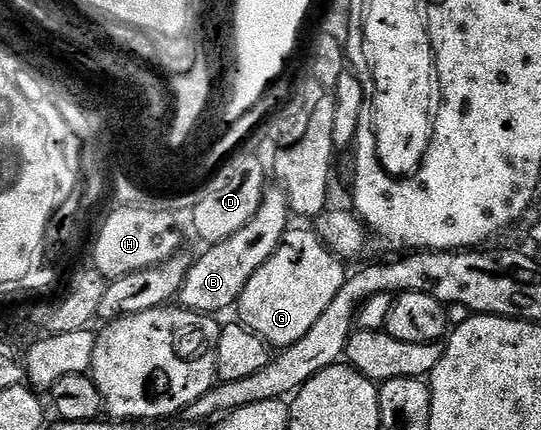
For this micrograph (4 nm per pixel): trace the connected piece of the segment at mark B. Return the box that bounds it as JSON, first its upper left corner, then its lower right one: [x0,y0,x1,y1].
[178,184,293,315]

